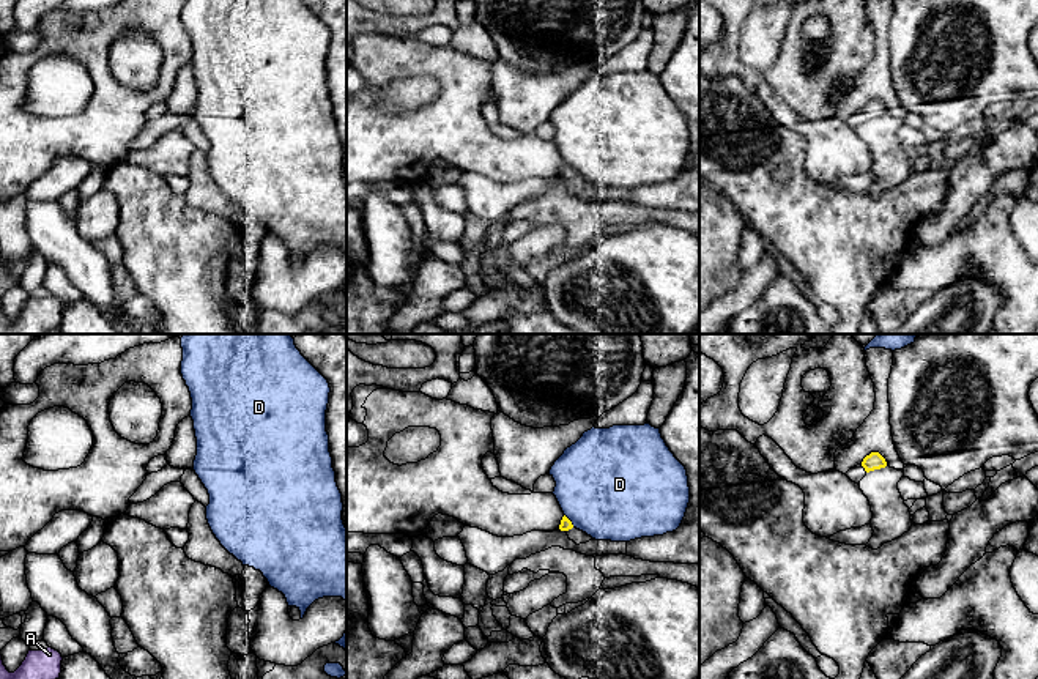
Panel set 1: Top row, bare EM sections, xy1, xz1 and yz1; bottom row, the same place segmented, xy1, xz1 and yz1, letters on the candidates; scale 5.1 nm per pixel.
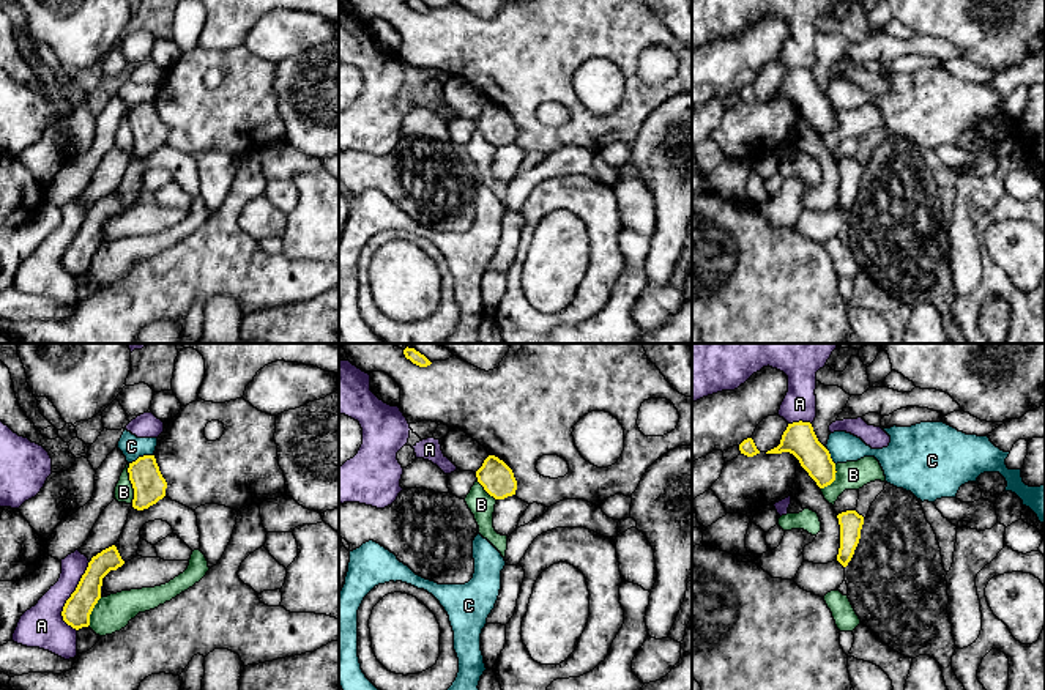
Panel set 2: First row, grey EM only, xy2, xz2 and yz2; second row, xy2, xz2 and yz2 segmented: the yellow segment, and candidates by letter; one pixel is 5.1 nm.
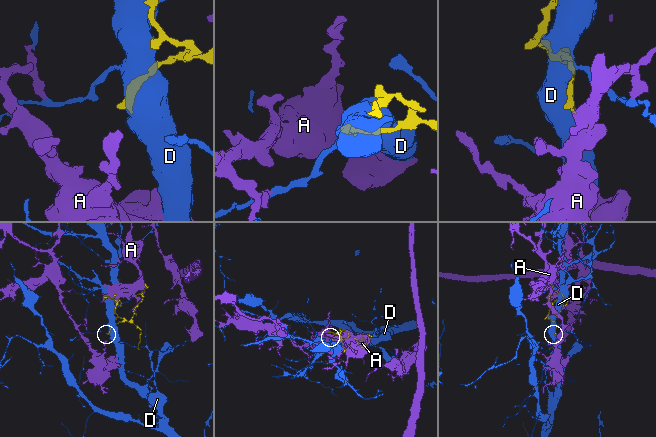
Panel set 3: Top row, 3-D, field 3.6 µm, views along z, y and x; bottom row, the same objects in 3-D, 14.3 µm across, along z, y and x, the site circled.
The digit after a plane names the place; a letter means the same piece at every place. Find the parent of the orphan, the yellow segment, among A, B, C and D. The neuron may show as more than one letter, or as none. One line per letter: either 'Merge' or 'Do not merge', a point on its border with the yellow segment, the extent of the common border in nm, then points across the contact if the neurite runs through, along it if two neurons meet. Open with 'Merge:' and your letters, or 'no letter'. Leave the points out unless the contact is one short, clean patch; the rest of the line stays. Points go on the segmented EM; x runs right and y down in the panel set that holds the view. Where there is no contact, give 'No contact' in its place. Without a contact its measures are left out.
Merge: no letter
A: Do not merge. Touches yellow at xy2 (70, 597). Shared border 360 nm
B: Do not merge. Touches yellow at xy2 (131, 482). Shared border 200 nm
C: Do not merge. Touches yellow at xy2 (141, 457). Shared border 140 nm. Boundary: xy2 (153, 454), (144, 454), (130, 463)
D: Do not merge. Touches yellow at xz1 (569, 520). Shared border 90 nm

